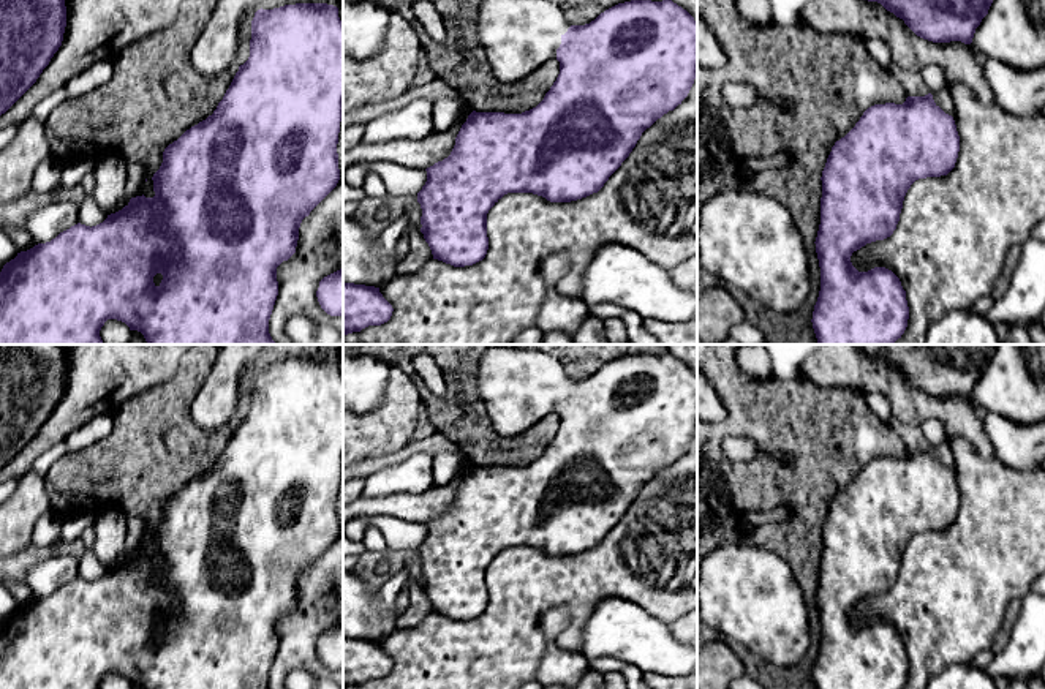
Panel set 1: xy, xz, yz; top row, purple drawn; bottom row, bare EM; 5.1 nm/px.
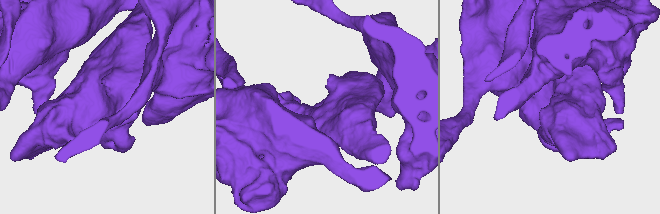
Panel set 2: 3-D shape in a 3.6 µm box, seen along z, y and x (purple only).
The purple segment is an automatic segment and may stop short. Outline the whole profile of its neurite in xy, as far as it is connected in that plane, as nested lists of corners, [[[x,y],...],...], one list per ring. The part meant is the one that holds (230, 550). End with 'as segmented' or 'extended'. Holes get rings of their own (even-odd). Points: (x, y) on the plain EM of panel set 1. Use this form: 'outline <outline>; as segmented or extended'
outline [[[296,357],[258,363],[251,375],[250,411],[239,420],[217,463],[206,474],[187,484],[163,506],[163,517],[153,528],[153,552],[136,550],[96,580],[74,578],[46,597],[17,607],[0,626],[0,689],[100,689],[108,673],[125,676],[142,689],[270,689],[269,673],[278,649],[277,621],[288,615],[299,594],[305,570],[337,540],[338,487],[343,471],[343,376],[338,362],[327,357]]]; as segmented

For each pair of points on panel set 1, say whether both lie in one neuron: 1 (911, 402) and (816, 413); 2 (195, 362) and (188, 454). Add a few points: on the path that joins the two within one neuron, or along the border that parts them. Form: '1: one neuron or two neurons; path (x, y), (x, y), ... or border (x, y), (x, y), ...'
1: two neurons; border (859, 392), (863, 395)
2: one neuron; path (190, 384), (181, 397), (181, 432)

